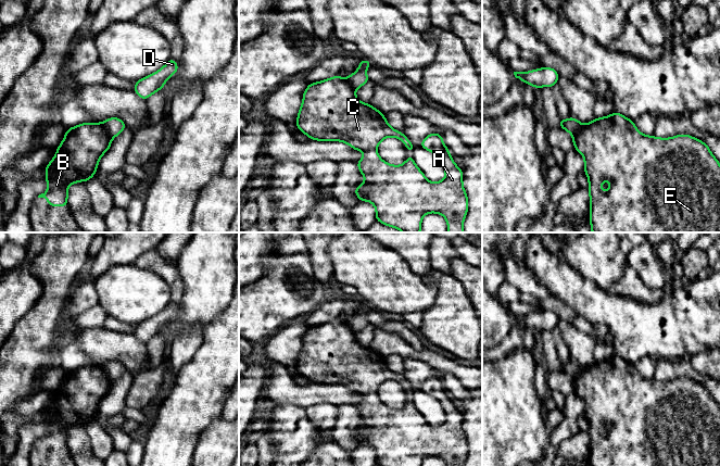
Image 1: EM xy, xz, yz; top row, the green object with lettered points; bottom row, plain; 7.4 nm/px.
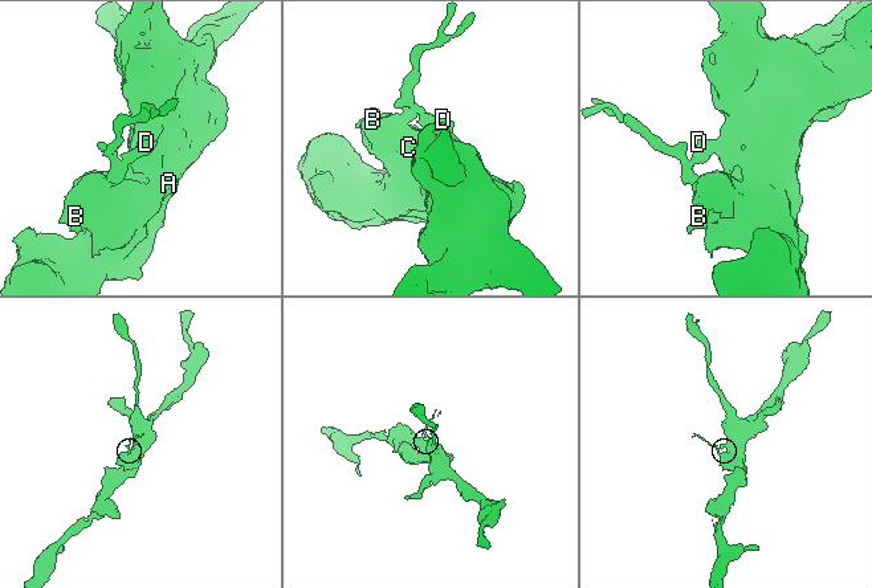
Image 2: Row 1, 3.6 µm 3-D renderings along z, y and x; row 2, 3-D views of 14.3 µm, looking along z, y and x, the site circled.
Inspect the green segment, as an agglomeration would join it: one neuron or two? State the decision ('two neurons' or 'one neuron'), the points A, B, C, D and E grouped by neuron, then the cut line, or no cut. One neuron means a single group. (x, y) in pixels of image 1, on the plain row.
two neurons | A B C E / D | xy (102, 366), (105, 374), (112, 380)

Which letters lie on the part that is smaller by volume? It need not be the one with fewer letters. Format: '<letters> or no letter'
D

